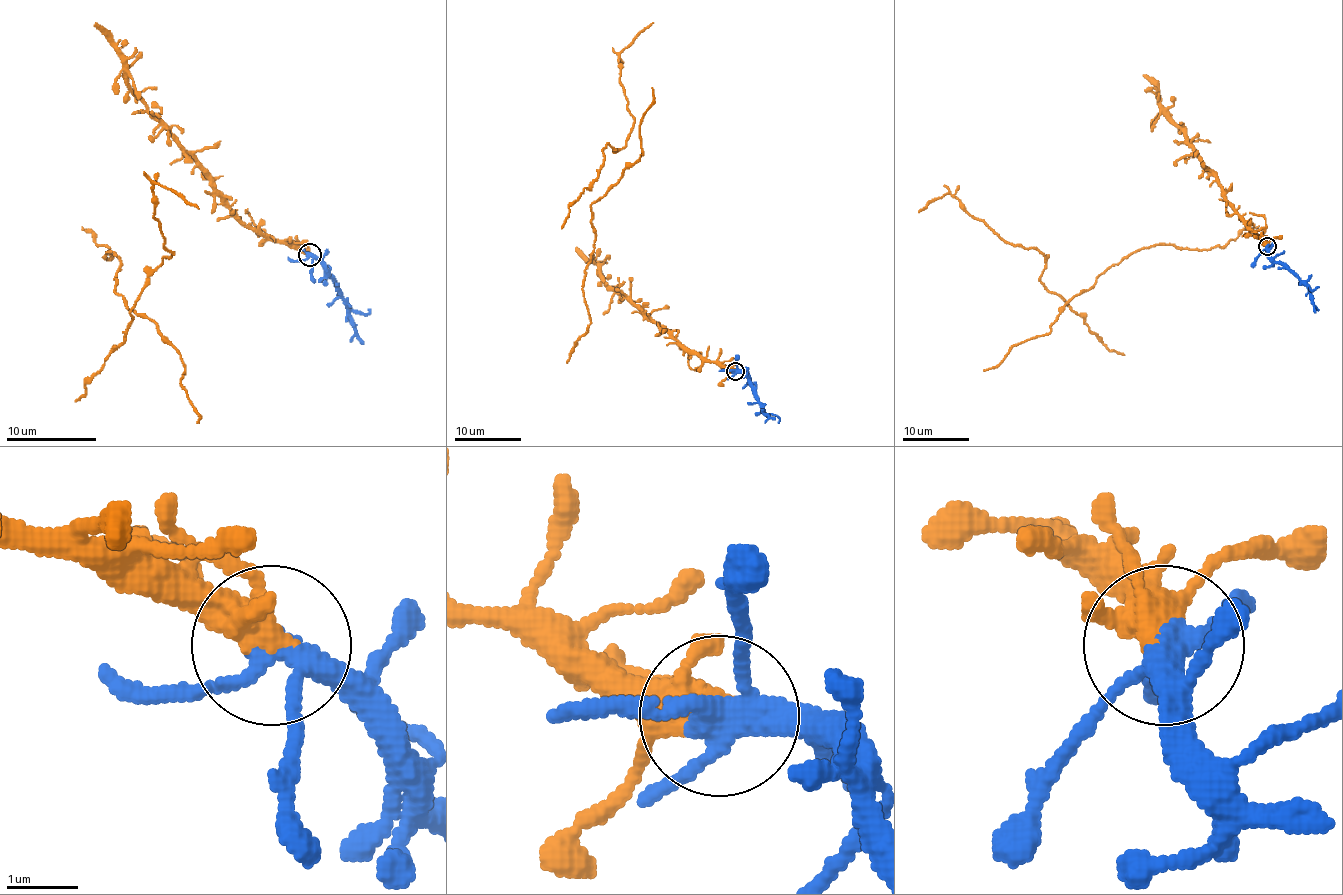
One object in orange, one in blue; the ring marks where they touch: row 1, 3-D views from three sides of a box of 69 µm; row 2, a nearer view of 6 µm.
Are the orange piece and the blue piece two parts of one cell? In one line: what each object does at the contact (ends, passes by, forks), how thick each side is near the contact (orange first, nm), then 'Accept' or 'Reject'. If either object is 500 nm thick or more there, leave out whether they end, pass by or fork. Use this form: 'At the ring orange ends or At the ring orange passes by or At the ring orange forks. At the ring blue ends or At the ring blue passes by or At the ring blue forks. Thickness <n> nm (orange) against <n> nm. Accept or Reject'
At the ring orange forks. At the ring blue forks. Thickness 320 nm (orange) against 320 nm. Accept

